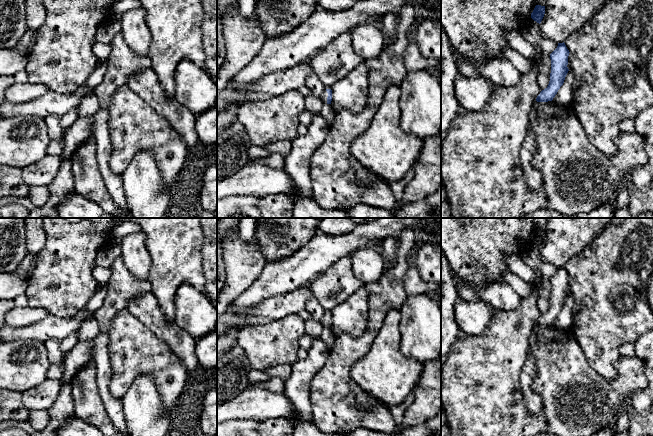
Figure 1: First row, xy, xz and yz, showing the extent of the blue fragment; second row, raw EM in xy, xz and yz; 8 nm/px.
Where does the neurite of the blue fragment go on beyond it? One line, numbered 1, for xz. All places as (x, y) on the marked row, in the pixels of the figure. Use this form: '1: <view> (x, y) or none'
1: xz (324, 95)

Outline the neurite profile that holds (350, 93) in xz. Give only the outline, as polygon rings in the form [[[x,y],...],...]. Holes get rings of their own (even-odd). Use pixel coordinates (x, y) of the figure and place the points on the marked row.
[[[363,63],[331,87],[331,106],[336,114],[343,110],[360,112],[366,104],[369,75]]]

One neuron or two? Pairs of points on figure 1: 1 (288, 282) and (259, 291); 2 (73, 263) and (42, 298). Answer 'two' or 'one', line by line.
1: one
2: one

